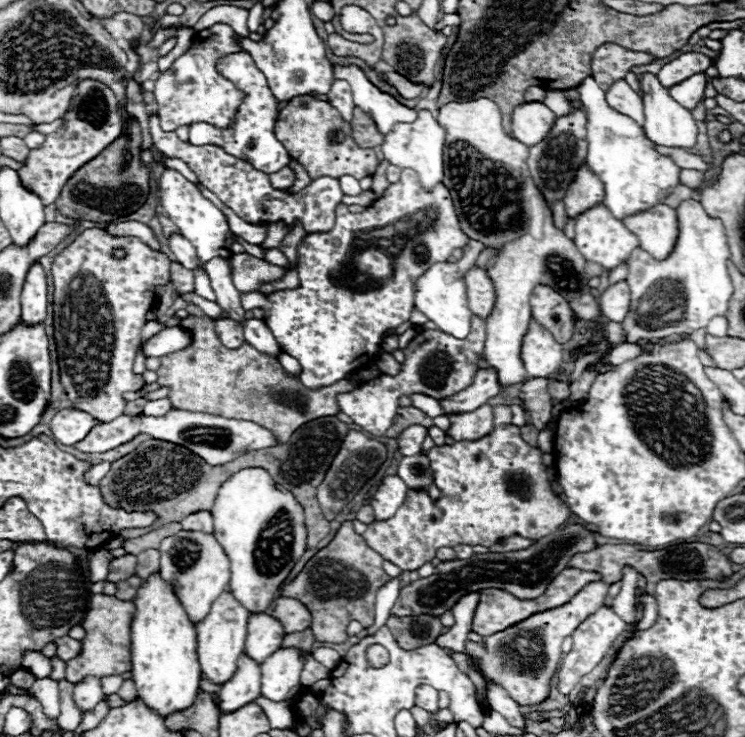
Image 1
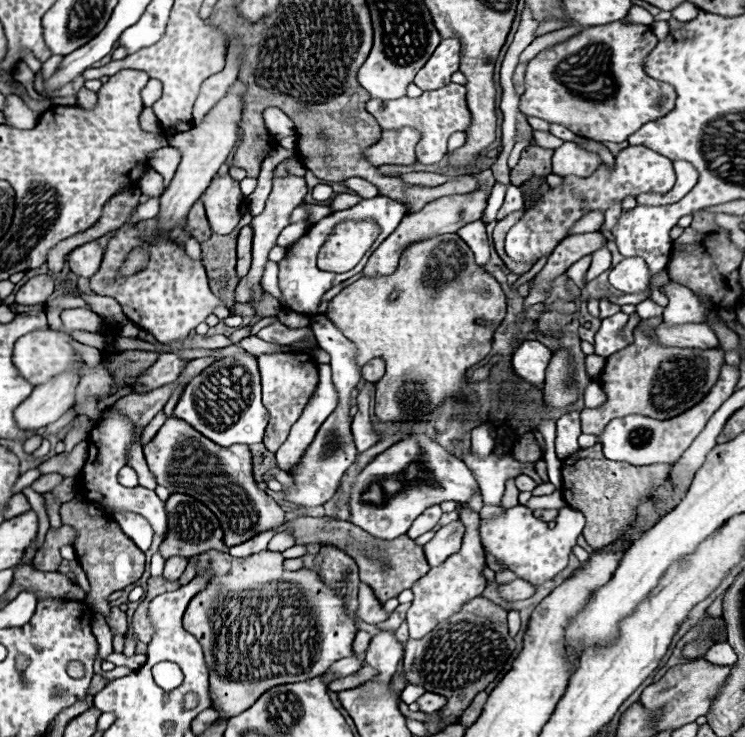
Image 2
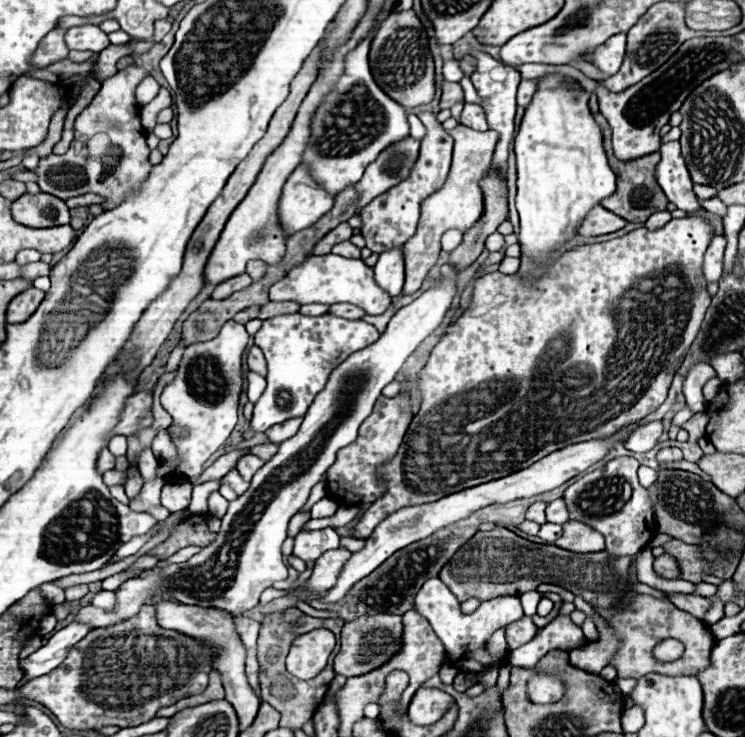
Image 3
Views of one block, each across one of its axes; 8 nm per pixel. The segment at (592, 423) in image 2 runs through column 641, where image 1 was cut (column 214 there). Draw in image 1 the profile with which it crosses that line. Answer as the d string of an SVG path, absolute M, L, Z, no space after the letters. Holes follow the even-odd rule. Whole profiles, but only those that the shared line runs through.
M188 316L180 324L194 334L194 342L184 350L162 356L162 366L158 368L158 382L170 388L168 398L172 400L174 408L218 414L234 420L250 420L270 430L276 444L288 444L294 430L298 430L302 424L322 416L336 416L340 412L336 396L356 388L352 378L344 378L326 390L306 390L298 380L286 376L276 358L254 350L254 346L248 342L244 342L238 350L222 346L210 318ZM250 388L262 392L258 404L248 404Z

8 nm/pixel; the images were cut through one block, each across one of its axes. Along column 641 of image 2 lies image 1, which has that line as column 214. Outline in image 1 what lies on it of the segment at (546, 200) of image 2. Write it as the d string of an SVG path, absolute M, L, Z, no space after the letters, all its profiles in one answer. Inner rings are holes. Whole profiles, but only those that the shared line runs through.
M158 116L150 118L150 134L152 134L152 142L162 154L184 160L190 166L190 170L198 176L200 184L206 186L212 194L216 194L242 220L250 224L282 222L286 228L292 228L296 222L300 222L306 234L322 234L334 228L336 206L342 202L342 196L344 196L336 178L330 178L330 176L316 178L298 194L290 194L286 190L272 188L266 172L256 170L250 162L240 160L218 146L194 146L190 142L182 142L176 136L176 132L164 132L160 128Z

